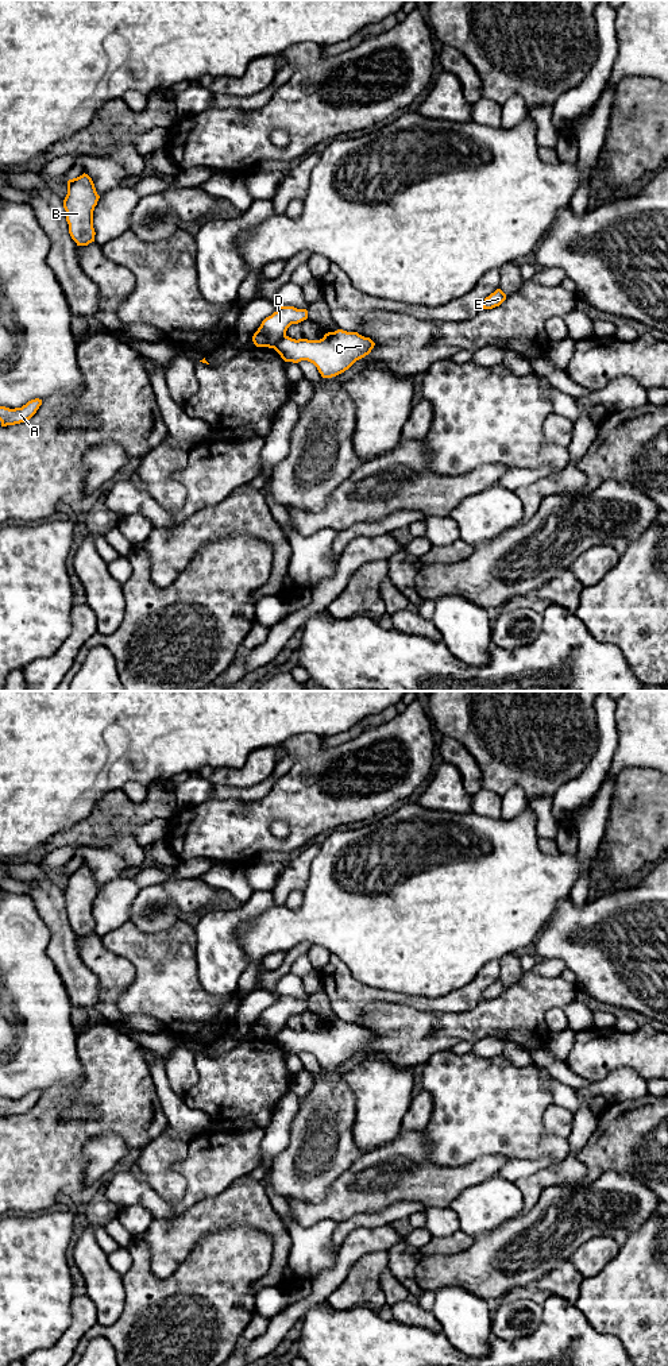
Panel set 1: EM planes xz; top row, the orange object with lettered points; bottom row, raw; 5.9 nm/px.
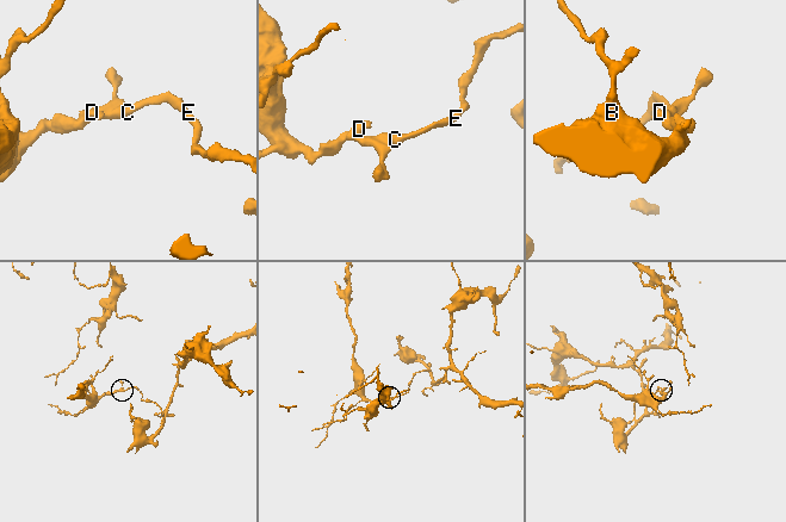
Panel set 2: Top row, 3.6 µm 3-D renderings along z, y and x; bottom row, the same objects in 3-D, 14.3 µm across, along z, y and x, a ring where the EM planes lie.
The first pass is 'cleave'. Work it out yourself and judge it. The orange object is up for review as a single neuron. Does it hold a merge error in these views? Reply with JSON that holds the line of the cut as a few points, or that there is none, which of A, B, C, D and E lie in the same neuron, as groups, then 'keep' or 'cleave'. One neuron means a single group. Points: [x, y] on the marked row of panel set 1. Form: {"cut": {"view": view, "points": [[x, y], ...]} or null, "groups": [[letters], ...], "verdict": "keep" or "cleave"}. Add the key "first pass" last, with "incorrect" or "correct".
{"cut": {"view": "xz", "points": [[285, 334], [274, 348]]}, "groups": [["A", "B", "D"], ["C", "E"]], "verdict": "cleave", "first pass": "correct"}

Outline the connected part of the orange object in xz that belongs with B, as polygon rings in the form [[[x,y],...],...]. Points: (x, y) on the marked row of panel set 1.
[[[88,174],[67,181],[67,194],[63,200],[69,234],[77,246],[94,242],[93,211],[100,196]]]

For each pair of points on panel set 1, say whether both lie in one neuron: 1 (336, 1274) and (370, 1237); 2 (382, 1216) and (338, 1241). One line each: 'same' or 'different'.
1: same
2: same

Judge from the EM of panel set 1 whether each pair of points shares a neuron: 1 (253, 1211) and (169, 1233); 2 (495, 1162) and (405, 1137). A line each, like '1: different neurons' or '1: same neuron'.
1: same neuron
2: same neuron

